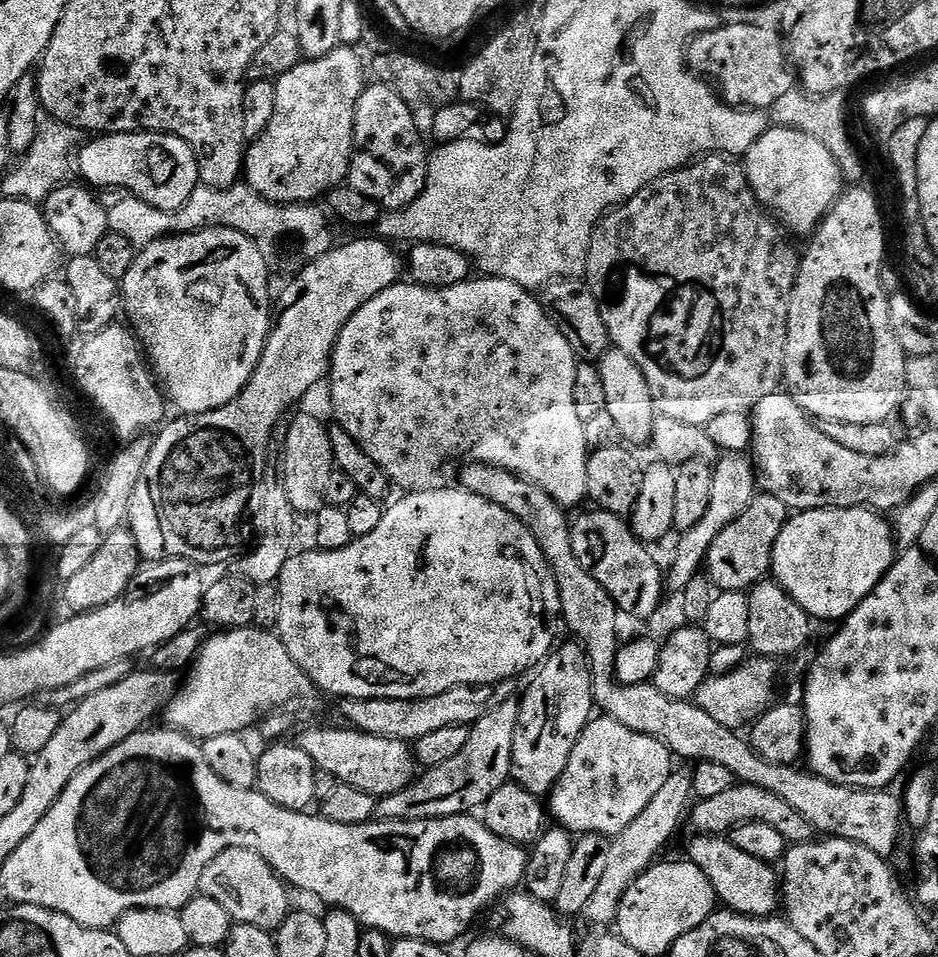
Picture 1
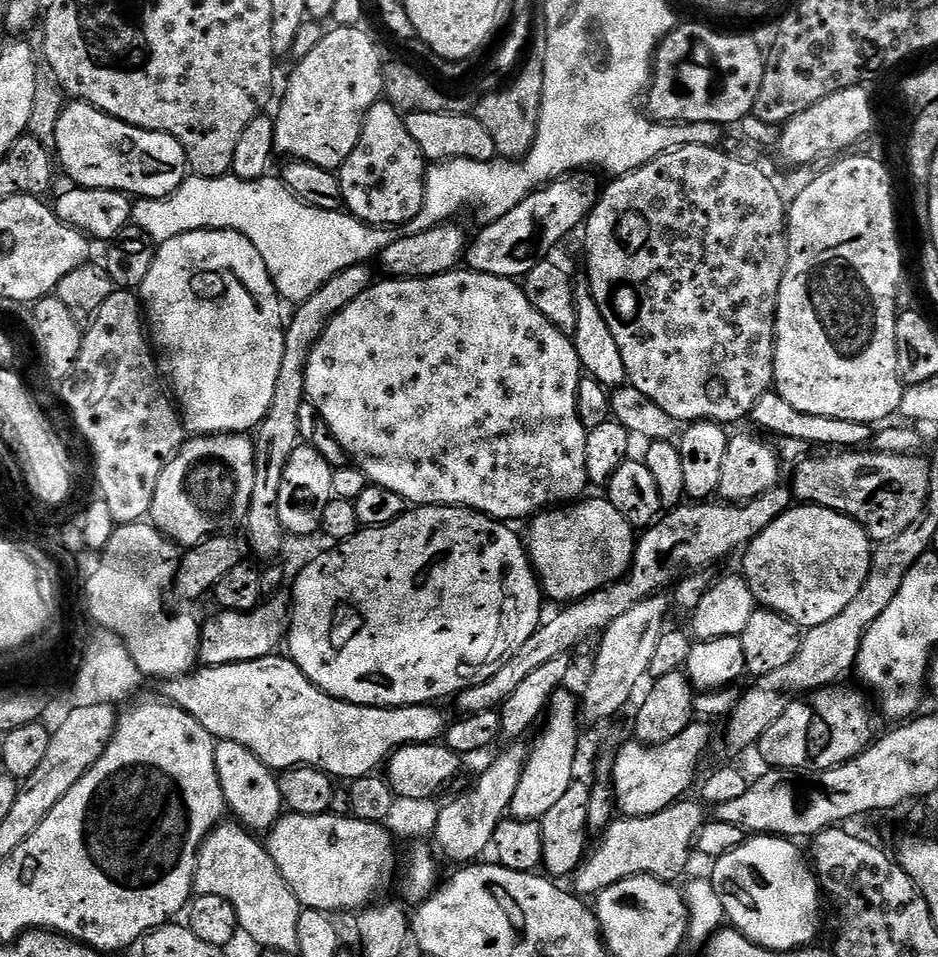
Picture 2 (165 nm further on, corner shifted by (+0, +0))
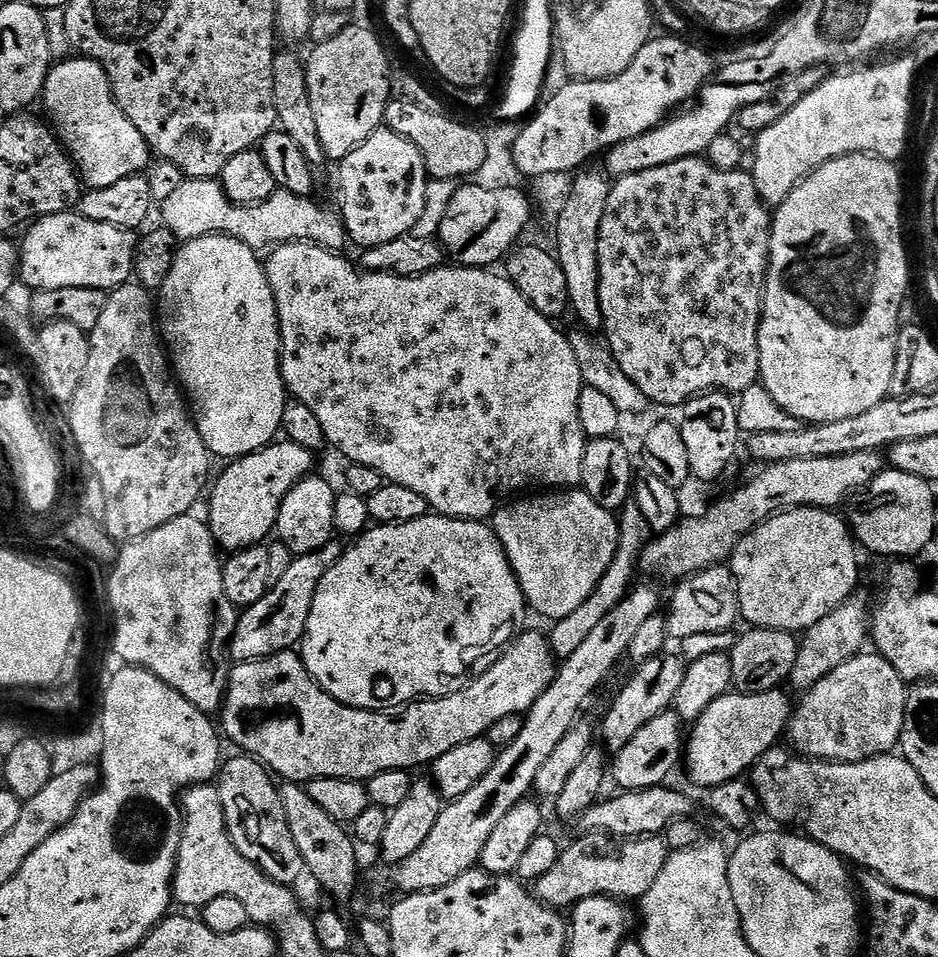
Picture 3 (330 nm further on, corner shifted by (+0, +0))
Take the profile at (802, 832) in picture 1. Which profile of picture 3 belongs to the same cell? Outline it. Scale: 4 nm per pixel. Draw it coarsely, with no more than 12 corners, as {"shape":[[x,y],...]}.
{"shape":[[588,832],[534,882],[540,903],[639,901],[670,849]]}

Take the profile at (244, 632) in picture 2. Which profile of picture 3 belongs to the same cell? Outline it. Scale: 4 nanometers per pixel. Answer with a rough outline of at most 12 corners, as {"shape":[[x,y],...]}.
{"shape":[[344,546],[292,558],[230,634],[235,663],[303,637],[317,582]]}

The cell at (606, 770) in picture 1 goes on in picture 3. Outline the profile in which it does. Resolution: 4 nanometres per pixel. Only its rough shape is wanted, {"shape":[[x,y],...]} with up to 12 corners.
{"shape":[[784,690],[729,691],[691,725],[688,776],[739,780],[787,733]]}

